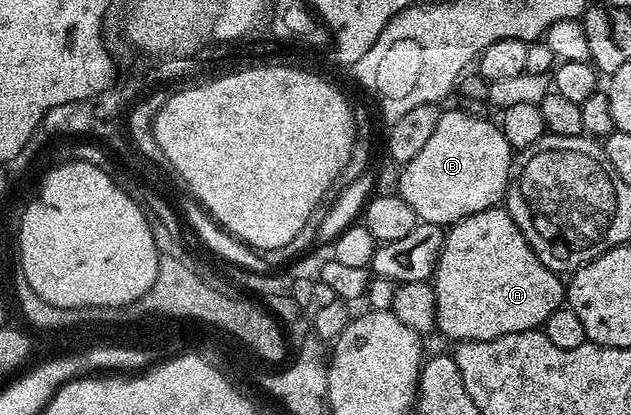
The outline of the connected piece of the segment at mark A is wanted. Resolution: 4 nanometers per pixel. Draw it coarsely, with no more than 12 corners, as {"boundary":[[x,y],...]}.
{"boundary":[[501,205],[445,231],[437,333],[537,330],[563,279]]}

